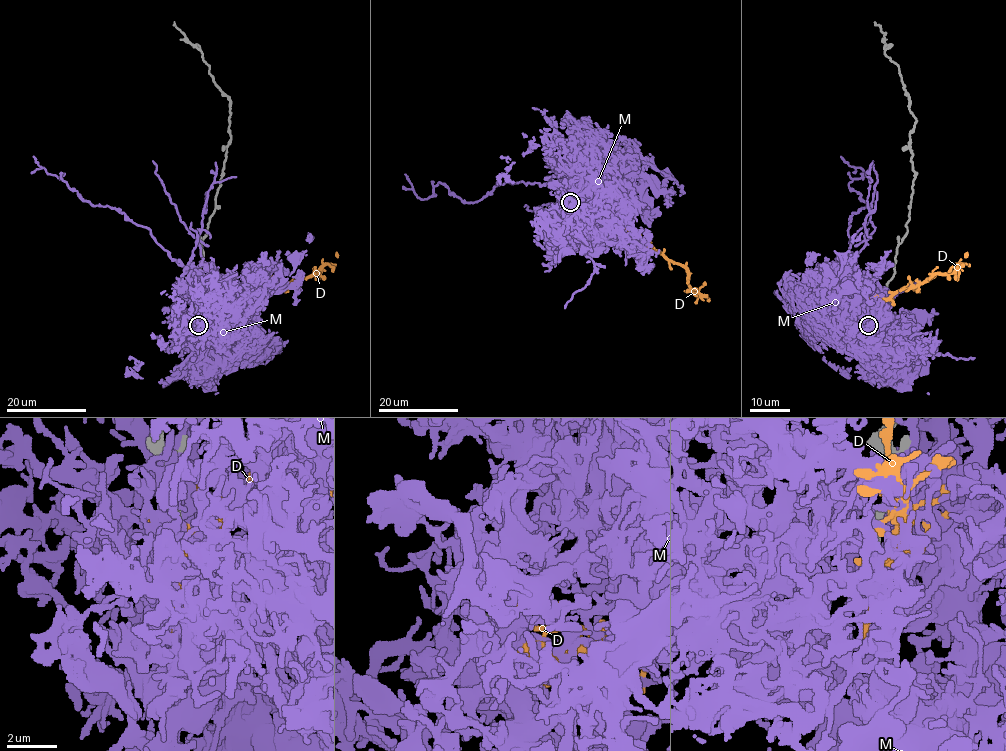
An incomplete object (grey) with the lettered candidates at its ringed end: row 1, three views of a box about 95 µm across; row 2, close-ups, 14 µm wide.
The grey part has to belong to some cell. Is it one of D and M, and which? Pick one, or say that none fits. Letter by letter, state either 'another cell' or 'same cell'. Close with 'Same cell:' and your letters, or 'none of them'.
D: another cell
M: another cell
Same cell: none of them

